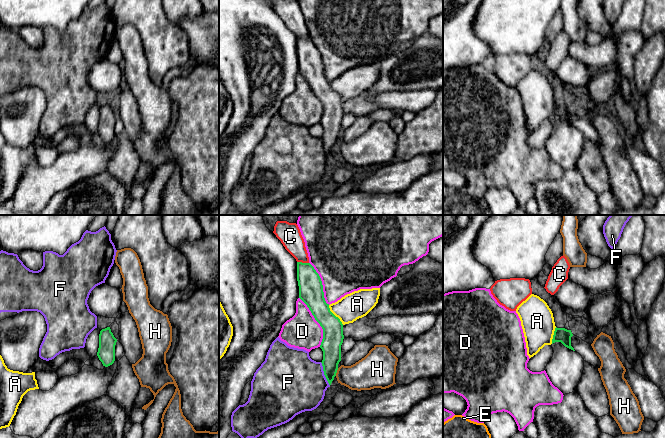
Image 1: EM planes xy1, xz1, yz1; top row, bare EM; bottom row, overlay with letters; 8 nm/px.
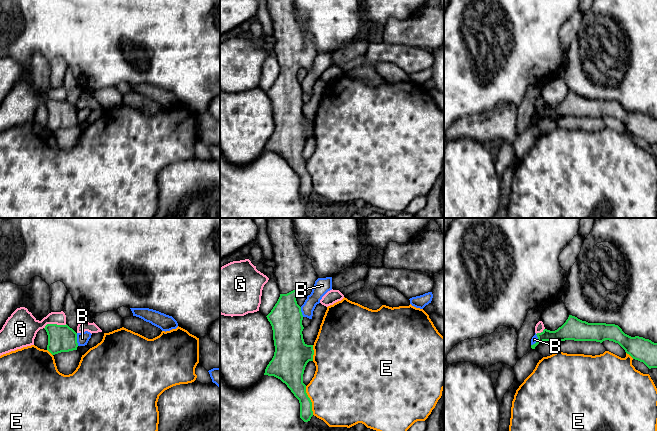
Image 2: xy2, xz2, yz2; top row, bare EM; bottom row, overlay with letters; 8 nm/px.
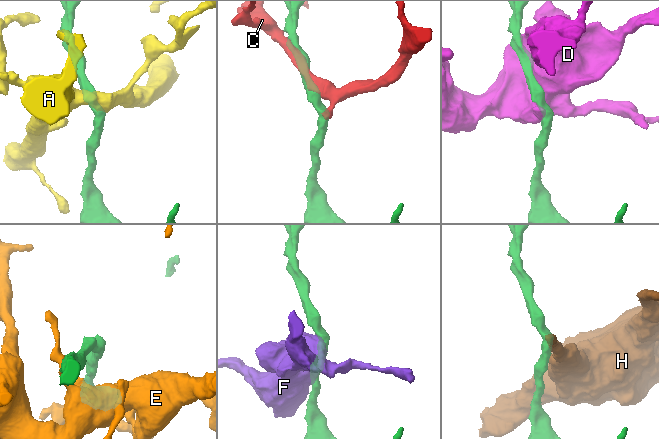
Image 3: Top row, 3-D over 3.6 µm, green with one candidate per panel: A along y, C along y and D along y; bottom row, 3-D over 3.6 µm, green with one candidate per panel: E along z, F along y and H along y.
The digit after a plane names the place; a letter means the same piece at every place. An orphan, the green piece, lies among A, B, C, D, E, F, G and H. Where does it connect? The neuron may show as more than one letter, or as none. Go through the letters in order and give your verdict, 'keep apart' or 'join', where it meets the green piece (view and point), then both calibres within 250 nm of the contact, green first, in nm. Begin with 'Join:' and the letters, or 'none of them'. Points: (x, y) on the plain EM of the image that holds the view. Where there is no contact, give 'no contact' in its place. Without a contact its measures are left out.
Join: none of them
A: keep apart; meets green in xz1 at (334, 91); 180 nm thick on the green side, 220 nm on the other
B: keep apart; meets green in xy2 at (76, 115); 220 nm thick on the green side, 100 nm on the other
C: keep apart; meets green in xz1 at (303, 39); 190 nm thick on the green side, 180 nm on the other
D: keep apart; meets green in xz1 at (317, 97); 190 nm thick on the green side, 280 nm on the other
E: keep apart; meets green in xz2 at (310, 176); 180 nm thick on the green side, 500 nm on the other
F: keep apart; meets green in xz1 at (324, 150); 160 nm thick on the green side, 480 nm on the other
G: keep apart; meets green in xy2 at (54, 100); 220 nm thick on the green side, 240 nm on the other
H: keep apart; meets green in xz1 at (336, 148); 160 nm thick on the green side, 260 nm on the other

